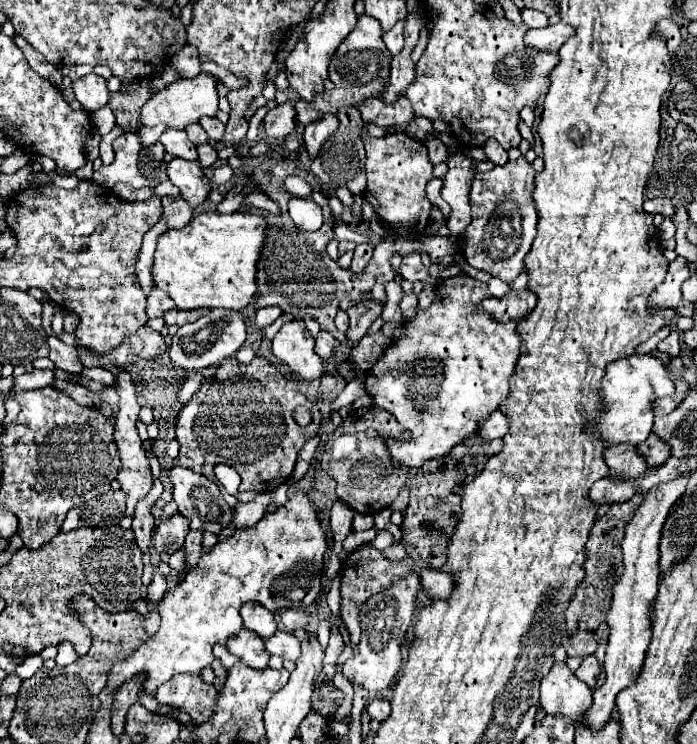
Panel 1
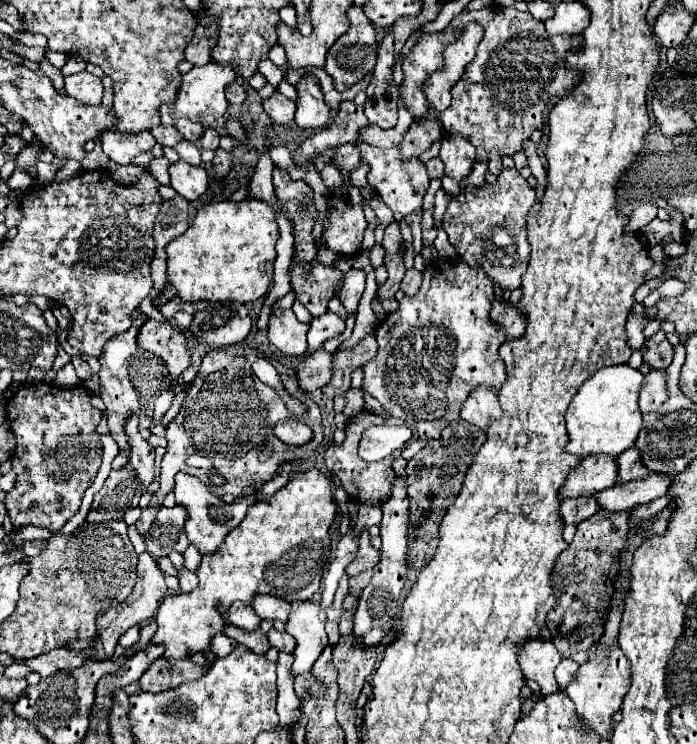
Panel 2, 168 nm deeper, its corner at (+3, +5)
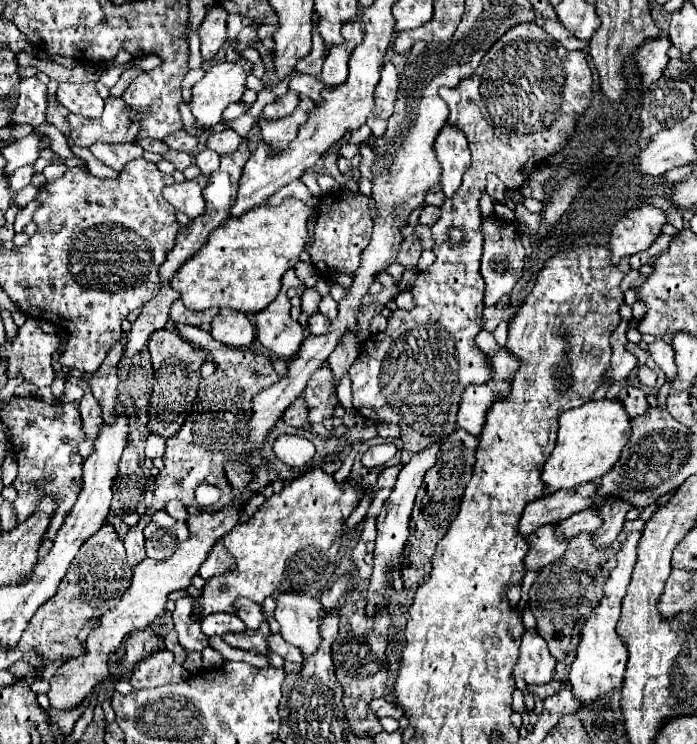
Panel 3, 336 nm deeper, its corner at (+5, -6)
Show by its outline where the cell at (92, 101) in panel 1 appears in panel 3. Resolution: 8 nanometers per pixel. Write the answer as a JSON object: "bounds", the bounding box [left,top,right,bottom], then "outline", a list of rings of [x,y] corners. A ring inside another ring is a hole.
{"bounds":[57,84,103,118],"outline":[[[59,84],[57,100],[73,114],[85,118],[99,118],[103,112],[103,98],[97,94],[95,84]]]}

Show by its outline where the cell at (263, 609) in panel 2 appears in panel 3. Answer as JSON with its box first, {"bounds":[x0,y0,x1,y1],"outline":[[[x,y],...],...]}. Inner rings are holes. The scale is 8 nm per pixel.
{"bounds":[235,600,267,628],"outline":[[[239,600],[239,604],[235,604],[237,608],[237,616],[247,624],[247,628],[259,628],[259,624],[267,622],[263,610],[259,604],[251,602],[251,600]]]}

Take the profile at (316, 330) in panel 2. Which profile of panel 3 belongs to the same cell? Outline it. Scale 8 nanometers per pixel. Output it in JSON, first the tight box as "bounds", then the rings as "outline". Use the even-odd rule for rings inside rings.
{"bounds":[307,312,329,336],"outline":[[[317,312],[317,316],[311,316],[309,326],[307,326],[311,336],[321,336],[321,334],[327,332],[327,328],[329,328],[329,320],[323,314],[319,314],[319,312]]]}

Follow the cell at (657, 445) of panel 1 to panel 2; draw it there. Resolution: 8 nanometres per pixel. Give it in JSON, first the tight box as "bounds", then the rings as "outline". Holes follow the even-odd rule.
{"bounds":[615,447,649,485],"outline":[[[635,447],[627,449],[625,453],[621,453],[617,457],[617,481],[615,481],[615,485],[647,477],[649,471],[641,469],[641,467],[643,467],[643,463],[641,463],[641,457],[639,457],[639,453],[637,453]]]}

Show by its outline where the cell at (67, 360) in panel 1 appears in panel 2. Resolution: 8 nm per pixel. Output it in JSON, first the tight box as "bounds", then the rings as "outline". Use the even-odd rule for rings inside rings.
{"bounds":[71,355,93,381],"outline":[[[77,355],[77,357],[73,357],[71,359],[71,363],[73,363],[73,367],[75,367],[75,371],[77,371],[77,375],[83,379],[83,381],[89,381],[91,379],[91,375],[93,375],[93,371],[91,371],[91,367]]]}

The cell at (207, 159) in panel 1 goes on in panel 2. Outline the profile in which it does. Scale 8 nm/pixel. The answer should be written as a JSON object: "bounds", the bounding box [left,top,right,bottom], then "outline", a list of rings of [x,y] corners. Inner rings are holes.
{"bounds":[173,141,201,165],"outline":[[[181,141],[181,143],[177,143],[173,149],[175,149],[175,151],[179,153],[179,157],[181,157],[183,161],[187,161],[189,165],[199,165],[199,163],[201,163],[201,151],[199,151],[199,147],[197,147],[195,143],[191,143],[191,141]]]}

